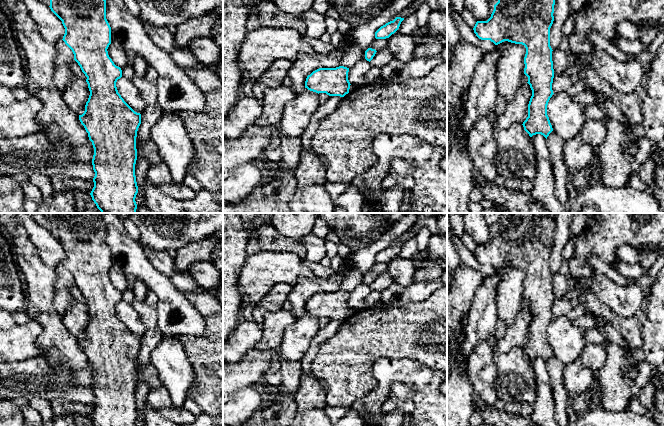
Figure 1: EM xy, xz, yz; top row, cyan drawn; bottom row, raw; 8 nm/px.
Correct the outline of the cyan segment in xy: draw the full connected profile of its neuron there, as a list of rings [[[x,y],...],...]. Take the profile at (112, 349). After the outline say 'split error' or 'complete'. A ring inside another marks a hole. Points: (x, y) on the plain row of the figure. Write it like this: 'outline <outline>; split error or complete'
outline [[[41,213],[50,222],[51,235],[65,252],[63,265],[72,274],[74,284],[87,301],[90,315],[85,335],[79,344],[94,372],[95,400],[90,417],[94,426],[136,426],[138,410],[135,400],[136,361],[141,338],[135,336],[118,317],[116,306],[122,294],[108,279],[111,251],[106,243],[106,224],[102,213]]]; complete

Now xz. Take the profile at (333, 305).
outline [[[319,292],[307,300],[305,312],[316,317],[326,317],[329,320],[344,321],[349,317],[349,292]]]; complete

